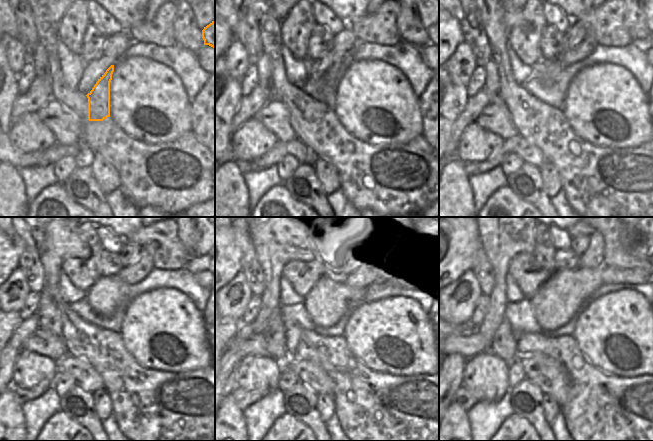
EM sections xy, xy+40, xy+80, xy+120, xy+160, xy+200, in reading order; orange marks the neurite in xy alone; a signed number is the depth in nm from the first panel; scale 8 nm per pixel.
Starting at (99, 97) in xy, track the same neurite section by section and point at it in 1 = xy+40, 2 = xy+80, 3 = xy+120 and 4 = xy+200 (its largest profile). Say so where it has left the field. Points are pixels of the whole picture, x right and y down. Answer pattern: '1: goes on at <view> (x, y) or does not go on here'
1: goes on at xy+40 (329, 81)
2: goes on at xy+80 (588, 45)
3: goes on at xy+120 (129, 275)
4: goes on at xy+200 (593, 257)

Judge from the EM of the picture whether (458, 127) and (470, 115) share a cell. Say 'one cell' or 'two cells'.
one cell

